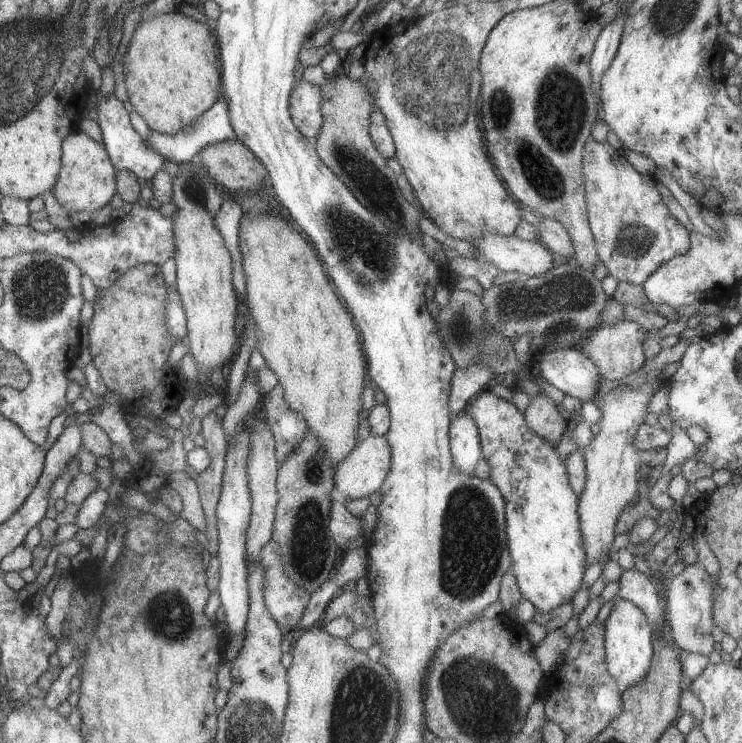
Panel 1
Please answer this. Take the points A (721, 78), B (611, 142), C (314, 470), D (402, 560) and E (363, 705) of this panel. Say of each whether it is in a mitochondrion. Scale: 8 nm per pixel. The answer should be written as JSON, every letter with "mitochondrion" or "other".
{"A":"other","B":"other","C":"mitochondrion","D":"other","E":"mitochondrion"}

